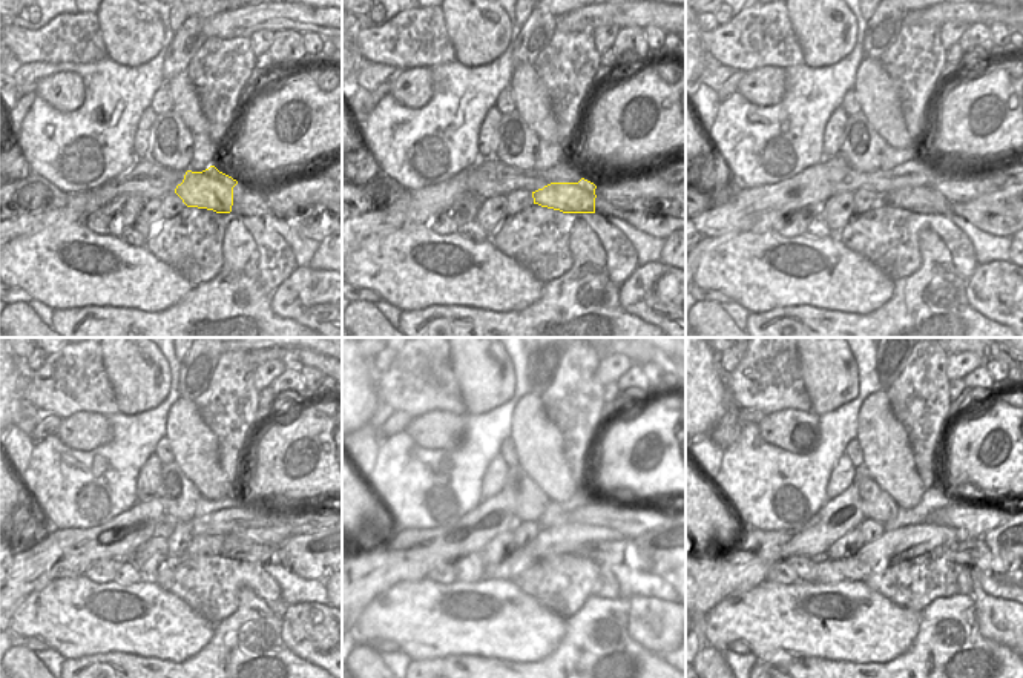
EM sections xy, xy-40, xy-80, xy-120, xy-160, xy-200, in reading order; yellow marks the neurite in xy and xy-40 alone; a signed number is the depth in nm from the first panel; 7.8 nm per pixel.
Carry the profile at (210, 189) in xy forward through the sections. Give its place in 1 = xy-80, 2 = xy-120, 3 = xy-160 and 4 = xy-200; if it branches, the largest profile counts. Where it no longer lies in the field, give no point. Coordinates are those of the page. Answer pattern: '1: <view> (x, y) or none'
1: xy-80 (924, 200)
2: xy-120 (235, 548)
3: xy-160 (601, 552)
4: xy-200 (982, 559)

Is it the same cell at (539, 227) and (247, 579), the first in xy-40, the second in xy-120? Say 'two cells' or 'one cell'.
one cell

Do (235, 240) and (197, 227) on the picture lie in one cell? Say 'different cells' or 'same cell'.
different cells

